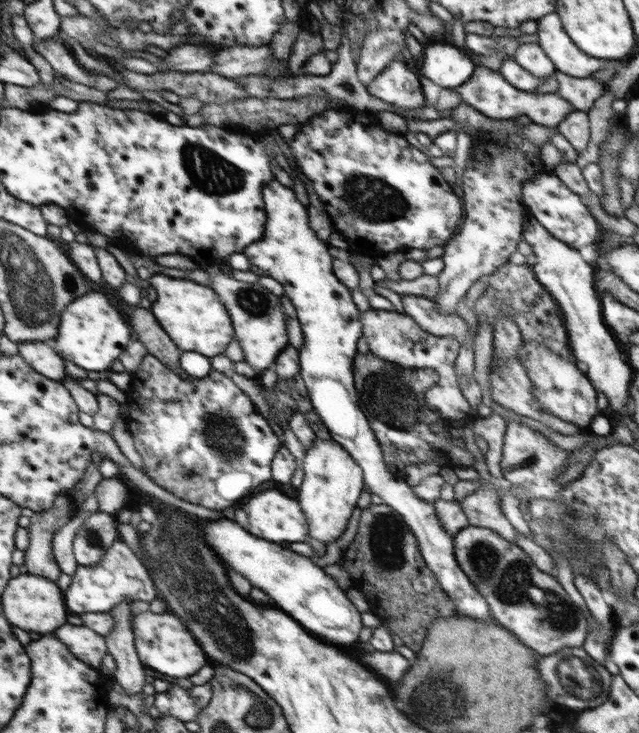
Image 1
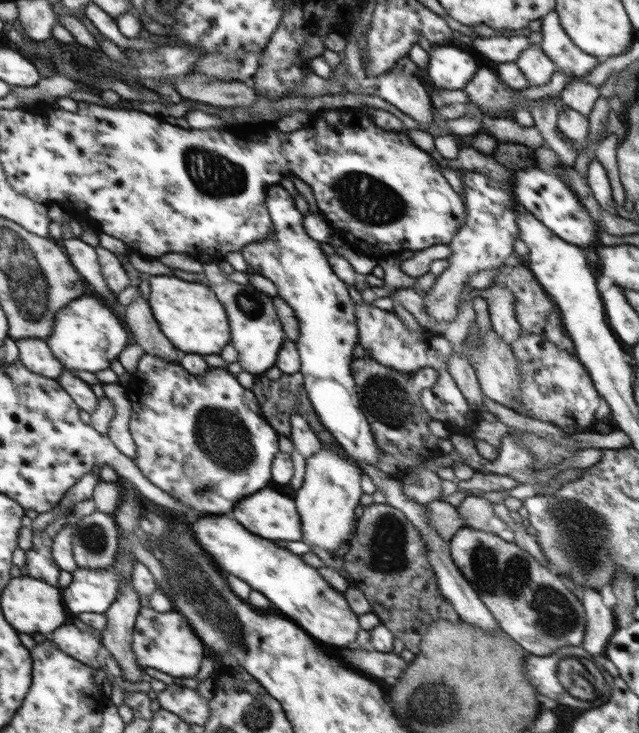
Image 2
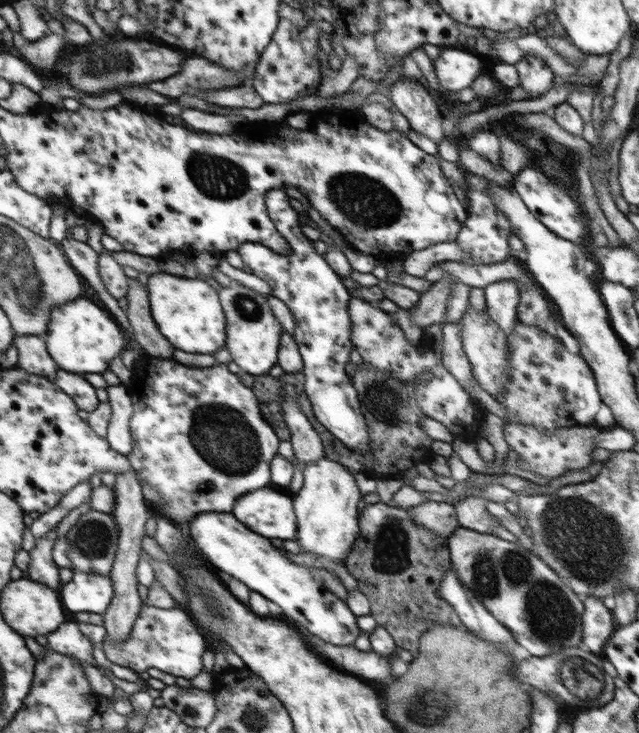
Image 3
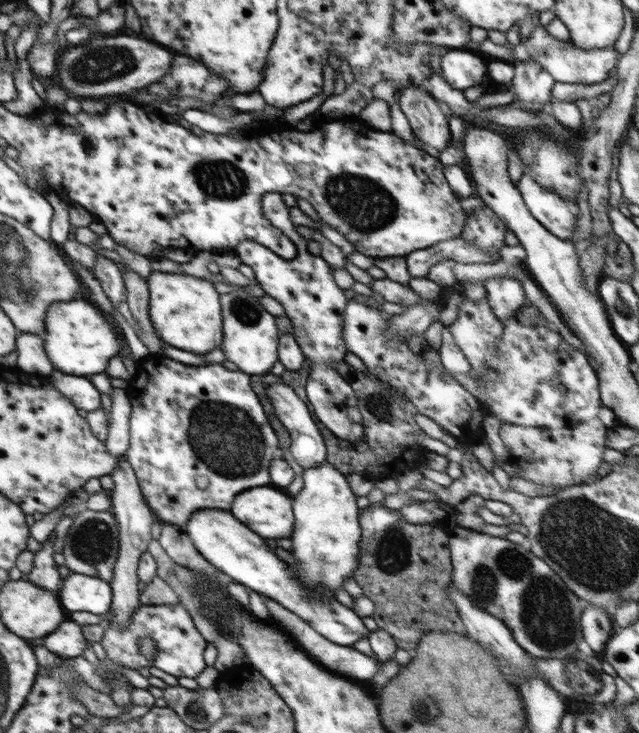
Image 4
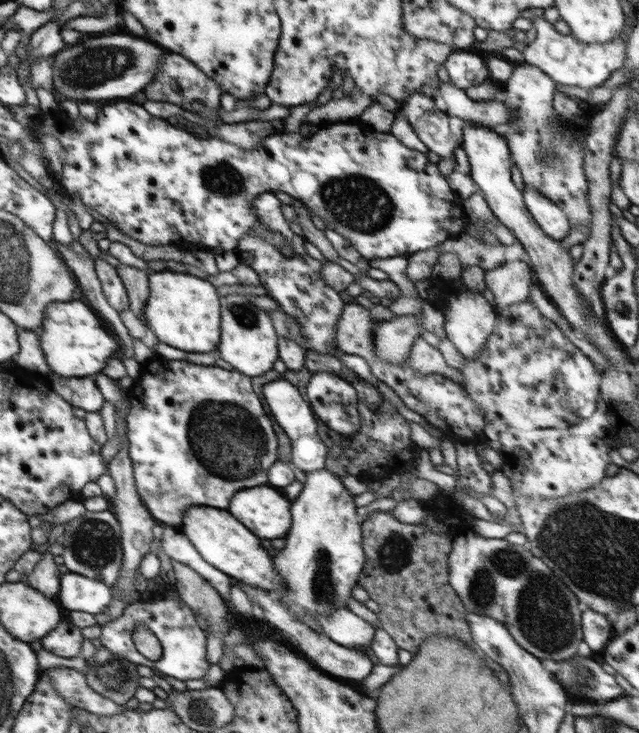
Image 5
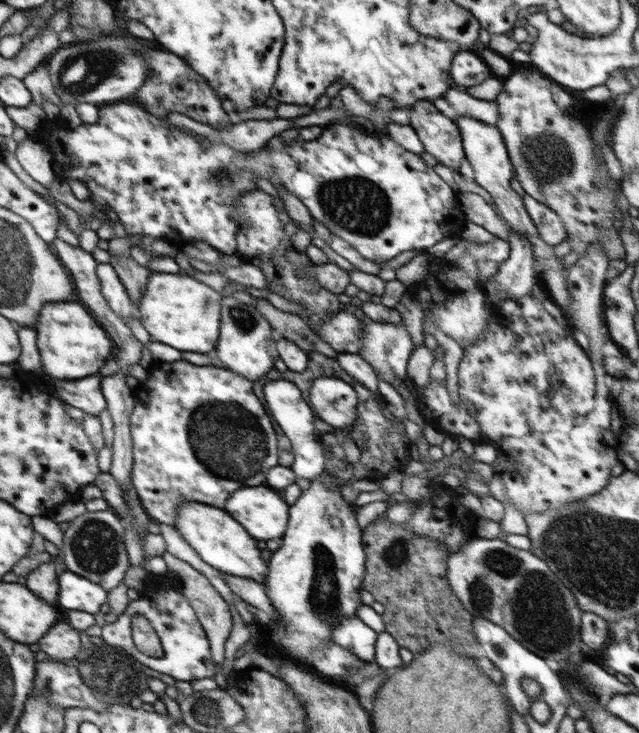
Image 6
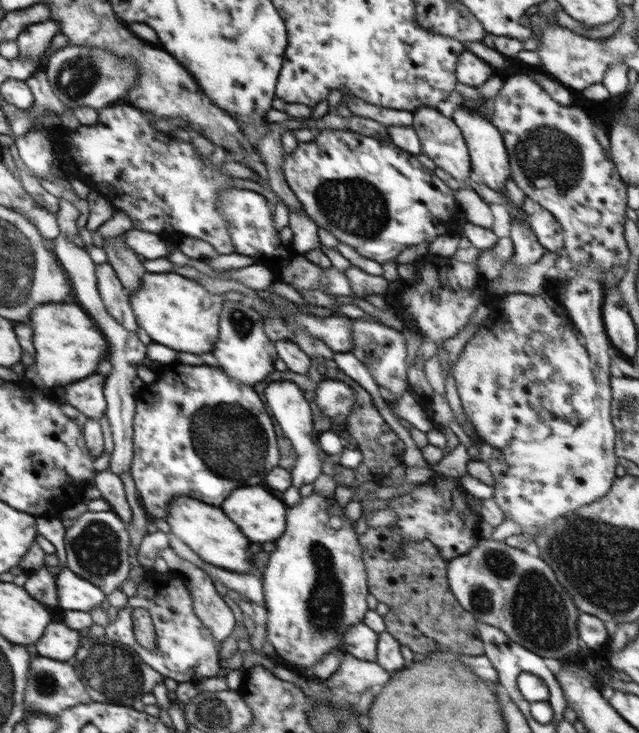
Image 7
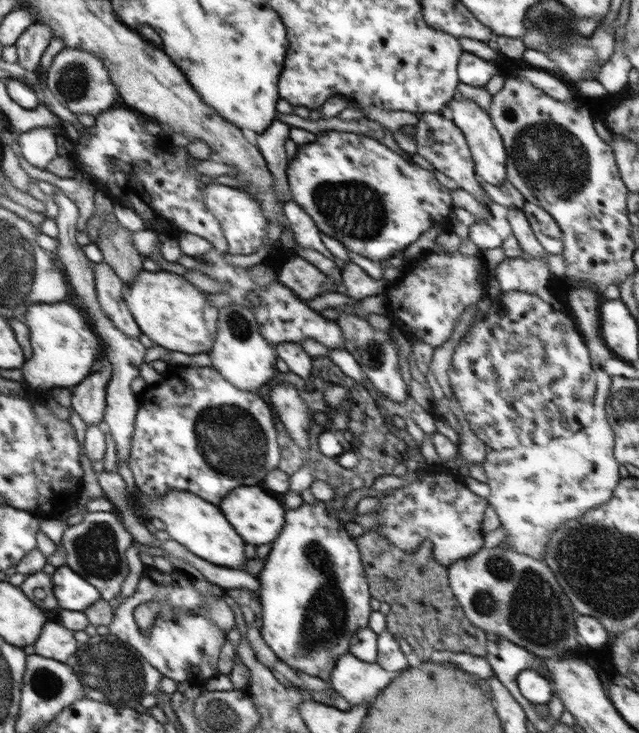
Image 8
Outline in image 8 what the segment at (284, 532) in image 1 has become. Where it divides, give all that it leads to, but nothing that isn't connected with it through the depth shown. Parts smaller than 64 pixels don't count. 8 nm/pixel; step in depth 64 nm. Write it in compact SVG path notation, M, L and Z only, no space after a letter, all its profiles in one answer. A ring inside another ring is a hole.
M256 486L234 488L234 492L230 492L226 498L222 498L220 508L222 508L222 514L226 516L226 520L230 520L230 524L238 532L238 536L246 544L252 544L252 546L272 542L284 526L287 511L285 505L282 505L276 498L268 496L264 490L260 490Z

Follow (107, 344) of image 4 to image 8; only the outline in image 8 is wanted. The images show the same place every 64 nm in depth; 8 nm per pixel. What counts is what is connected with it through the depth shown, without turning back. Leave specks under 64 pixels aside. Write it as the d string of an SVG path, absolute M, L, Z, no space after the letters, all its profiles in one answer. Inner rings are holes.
M34 304L30 316L26 316L32 342L32 358L26 368L21 368L30 386L42 388L74 387L90 374L94 362L102 352L102 344L92 332L92 326L82 312L70 304Z

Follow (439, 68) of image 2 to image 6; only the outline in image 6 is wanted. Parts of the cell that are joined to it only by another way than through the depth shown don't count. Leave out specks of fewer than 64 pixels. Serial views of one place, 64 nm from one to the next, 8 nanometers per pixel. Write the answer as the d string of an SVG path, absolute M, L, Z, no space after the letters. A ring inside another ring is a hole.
M464 49L454 55L450 67L451 79L461 87L471 87L480 84L492 76L491 68L485 61L474 56L470 50Z

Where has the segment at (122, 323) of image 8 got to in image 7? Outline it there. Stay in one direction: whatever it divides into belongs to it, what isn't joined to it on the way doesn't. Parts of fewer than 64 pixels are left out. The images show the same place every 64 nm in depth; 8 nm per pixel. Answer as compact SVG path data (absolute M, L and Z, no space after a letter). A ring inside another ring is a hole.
M110 263L97 264L95 273L100 299L108 314L126 330L136 333L139 328L130 306L130 291L120 283Z

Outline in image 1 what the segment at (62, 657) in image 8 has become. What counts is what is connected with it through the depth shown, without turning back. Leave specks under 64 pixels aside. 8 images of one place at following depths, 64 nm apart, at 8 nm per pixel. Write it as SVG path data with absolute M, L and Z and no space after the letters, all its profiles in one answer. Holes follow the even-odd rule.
M65 624L53 634L65 644L66 649L70 650L74 657L80 658L85 664L93 665L94 668L100 666L102 656L107 654L104 638L100 636L100 633L96 634L94 630L84 625Z

